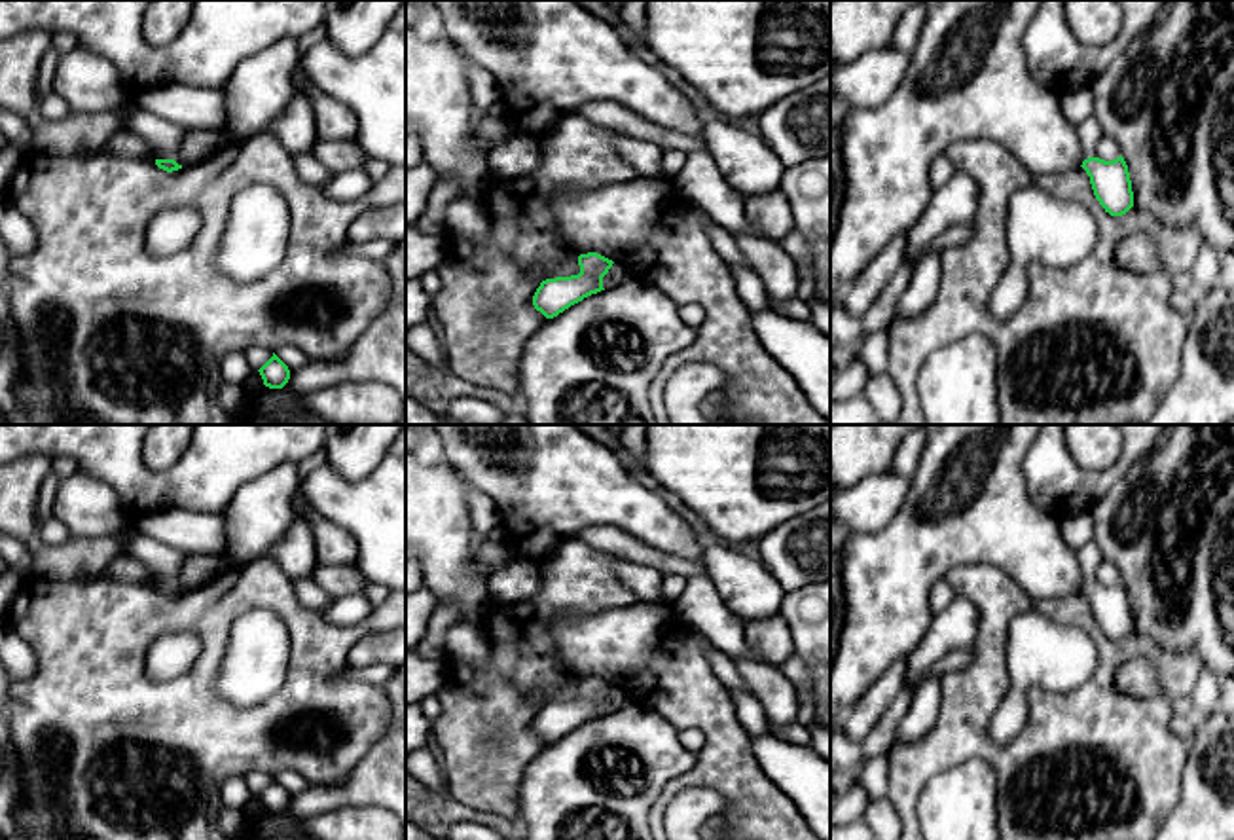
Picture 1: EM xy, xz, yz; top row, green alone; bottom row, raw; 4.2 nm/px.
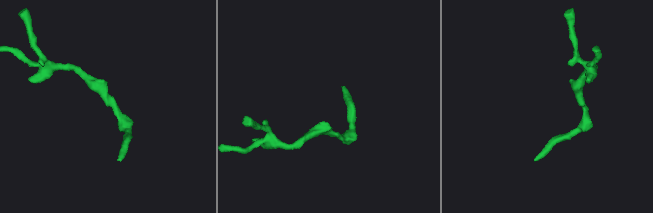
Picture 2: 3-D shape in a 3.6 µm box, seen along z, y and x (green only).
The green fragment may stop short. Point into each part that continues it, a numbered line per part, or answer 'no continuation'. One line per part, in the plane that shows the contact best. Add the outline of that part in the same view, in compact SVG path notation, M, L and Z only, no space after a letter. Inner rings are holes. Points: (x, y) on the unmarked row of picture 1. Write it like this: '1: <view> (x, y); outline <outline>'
1: xy (165, 562); outline M135 529L127 531L125 535L123 554L142 561L154 575L161 578L161 584L174 586L186 557L191 556Z

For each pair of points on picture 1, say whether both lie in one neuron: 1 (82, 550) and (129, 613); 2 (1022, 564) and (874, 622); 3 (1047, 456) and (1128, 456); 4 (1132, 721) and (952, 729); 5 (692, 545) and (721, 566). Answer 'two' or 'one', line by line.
1: two
2: one
3: one
4: one
5: two

